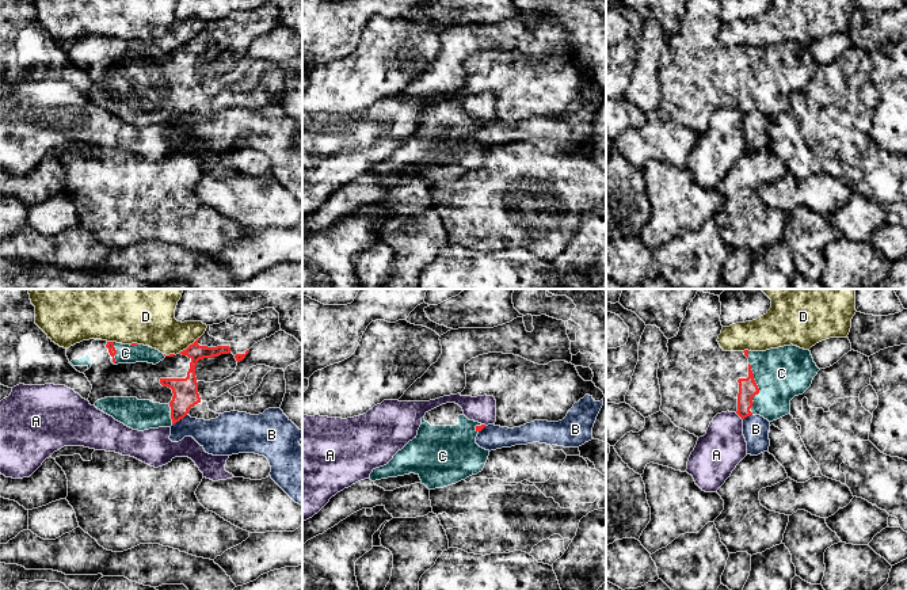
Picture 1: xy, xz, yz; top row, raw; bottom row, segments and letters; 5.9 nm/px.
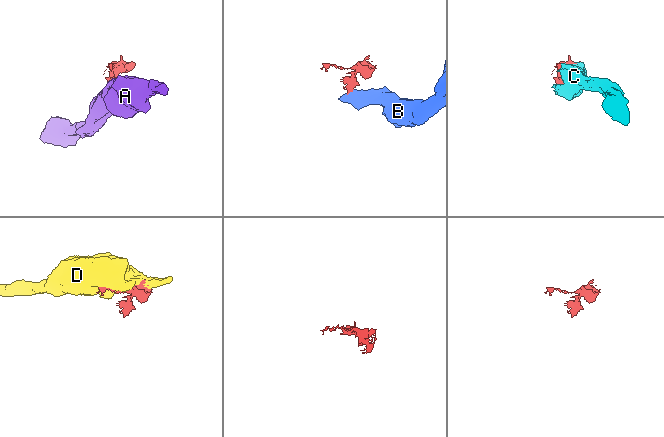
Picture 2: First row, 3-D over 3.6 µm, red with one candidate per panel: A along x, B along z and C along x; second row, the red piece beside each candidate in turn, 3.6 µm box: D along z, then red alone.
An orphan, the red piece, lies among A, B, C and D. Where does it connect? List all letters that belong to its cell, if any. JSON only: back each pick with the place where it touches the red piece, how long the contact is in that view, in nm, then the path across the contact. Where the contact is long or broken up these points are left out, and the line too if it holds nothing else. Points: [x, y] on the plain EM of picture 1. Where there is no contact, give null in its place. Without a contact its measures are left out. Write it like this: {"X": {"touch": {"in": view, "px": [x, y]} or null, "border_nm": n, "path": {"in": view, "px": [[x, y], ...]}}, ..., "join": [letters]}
{"C": {"touch": {"in": "yz", "px": [758, 84]}, "border_nm": 320}, "join": ["C"]}

